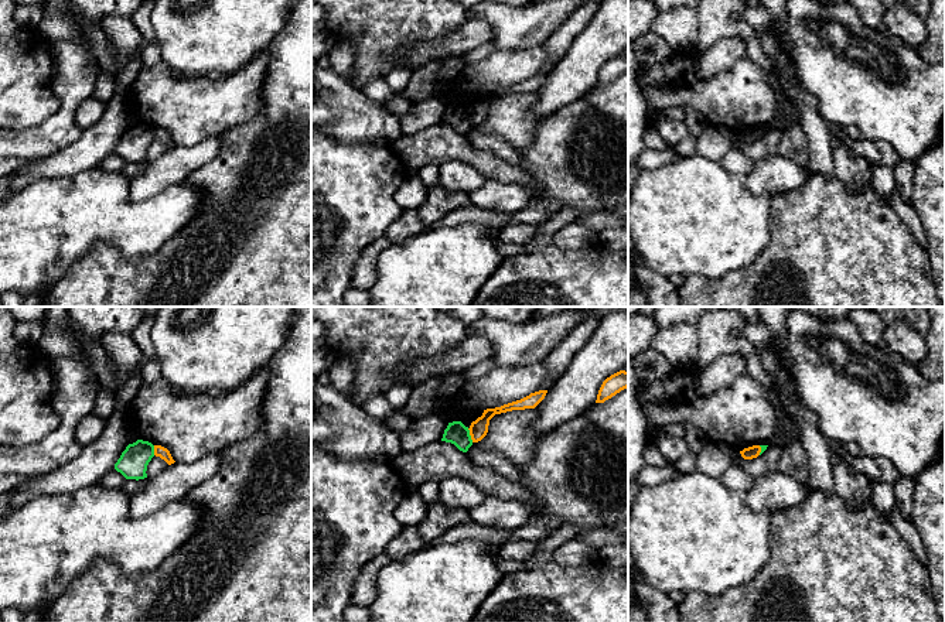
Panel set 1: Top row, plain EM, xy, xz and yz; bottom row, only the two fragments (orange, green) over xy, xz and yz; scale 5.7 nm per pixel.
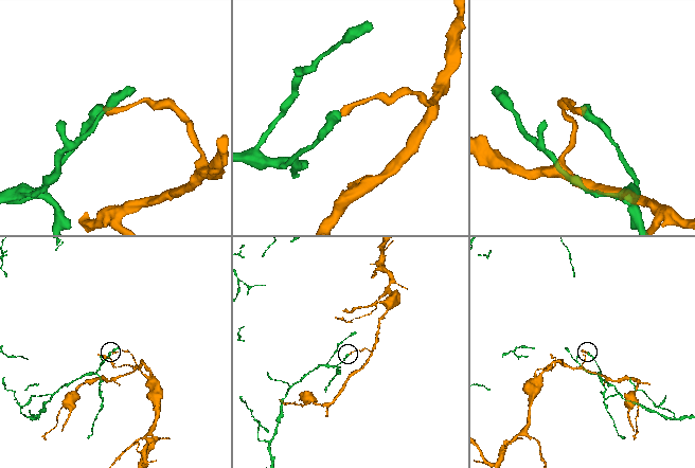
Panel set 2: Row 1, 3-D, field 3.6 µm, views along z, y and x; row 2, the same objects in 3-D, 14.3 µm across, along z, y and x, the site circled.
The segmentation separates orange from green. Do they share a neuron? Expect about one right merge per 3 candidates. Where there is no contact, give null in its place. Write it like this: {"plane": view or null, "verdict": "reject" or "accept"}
{"plane": "xz", "verdict": "reject"}

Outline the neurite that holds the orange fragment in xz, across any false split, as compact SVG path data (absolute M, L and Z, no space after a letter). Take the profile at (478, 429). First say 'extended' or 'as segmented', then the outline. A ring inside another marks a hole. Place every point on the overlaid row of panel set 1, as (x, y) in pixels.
as segmented | M539 390L539 392L531 393L529 396L521 400L504 404L501 407L484 410L482 416L478 417L475 421L472 421L468 428L472 442L478 442L487 435L489 420L495 414L501 414L512 410L535 409L545 399L546 393L547 390Z

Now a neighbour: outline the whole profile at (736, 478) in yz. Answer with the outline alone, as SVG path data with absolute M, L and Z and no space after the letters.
M731 464L731 466L723 474L723 483L733 491L748 492L754 485L754 478L743 468Z

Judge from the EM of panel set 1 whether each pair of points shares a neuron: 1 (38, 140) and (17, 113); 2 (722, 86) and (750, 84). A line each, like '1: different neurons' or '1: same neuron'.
1: different neurons
2: same neuron

